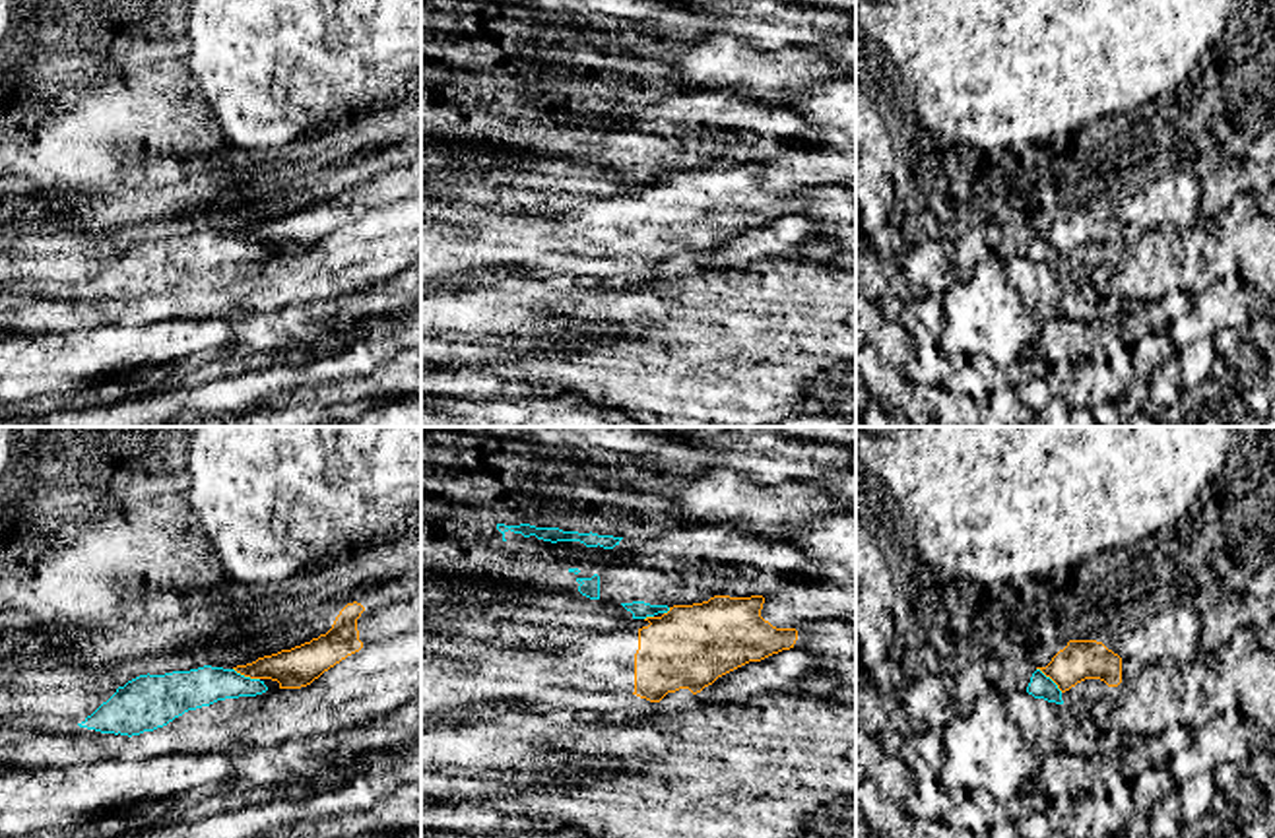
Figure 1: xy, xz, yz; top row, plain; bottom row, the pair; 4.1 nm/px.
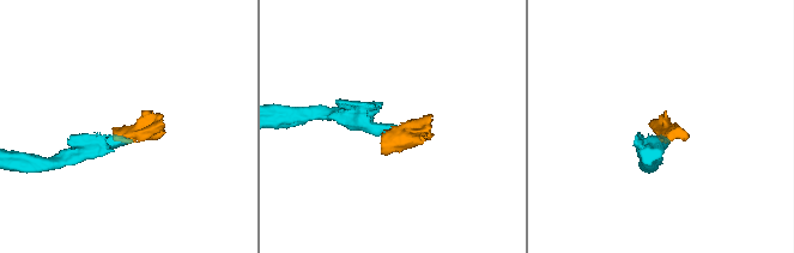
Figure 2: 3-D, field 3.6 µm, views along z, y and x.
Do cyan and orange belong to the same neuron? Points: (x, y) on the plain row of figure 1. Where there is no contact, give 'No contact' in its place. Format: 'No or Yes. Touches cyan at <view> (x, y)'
No. Touches cyan at yz (1050, 245)

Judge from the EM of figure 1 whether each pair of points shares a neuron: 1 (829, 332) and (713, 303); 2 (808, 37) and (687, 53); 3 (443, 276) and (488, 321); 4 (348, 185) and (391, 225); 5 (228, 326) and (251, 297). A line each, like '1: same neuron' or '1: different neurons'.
1: same neuron
2: different neurons
3: different neurons
4: different neurons
5: different neurons

